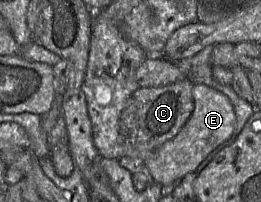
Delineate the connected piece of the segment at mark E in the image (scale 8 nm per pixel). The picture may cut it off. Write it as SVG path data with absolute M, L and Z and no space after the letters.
M193 84L194 110L183 128L172 139L152 151L143 161L153 180L160 185L178 183L234 133L236 115L229 98L205 84Z

